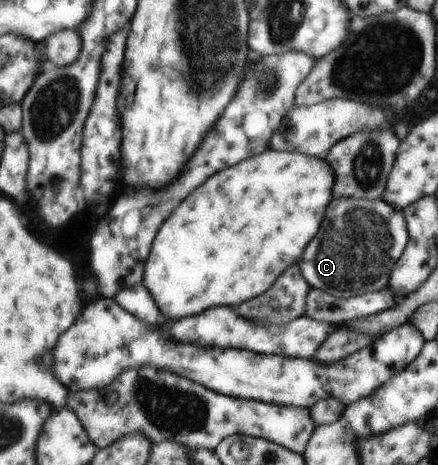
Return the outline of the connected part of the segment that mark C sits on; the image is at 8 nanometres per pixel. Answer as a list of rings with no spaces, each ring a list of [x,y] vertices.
[[[333,199],[325,211],[319,233],[306,247],[300,269],[310,287],[338,298],[381,291],[408,242],[406,219],[381,200]]]

